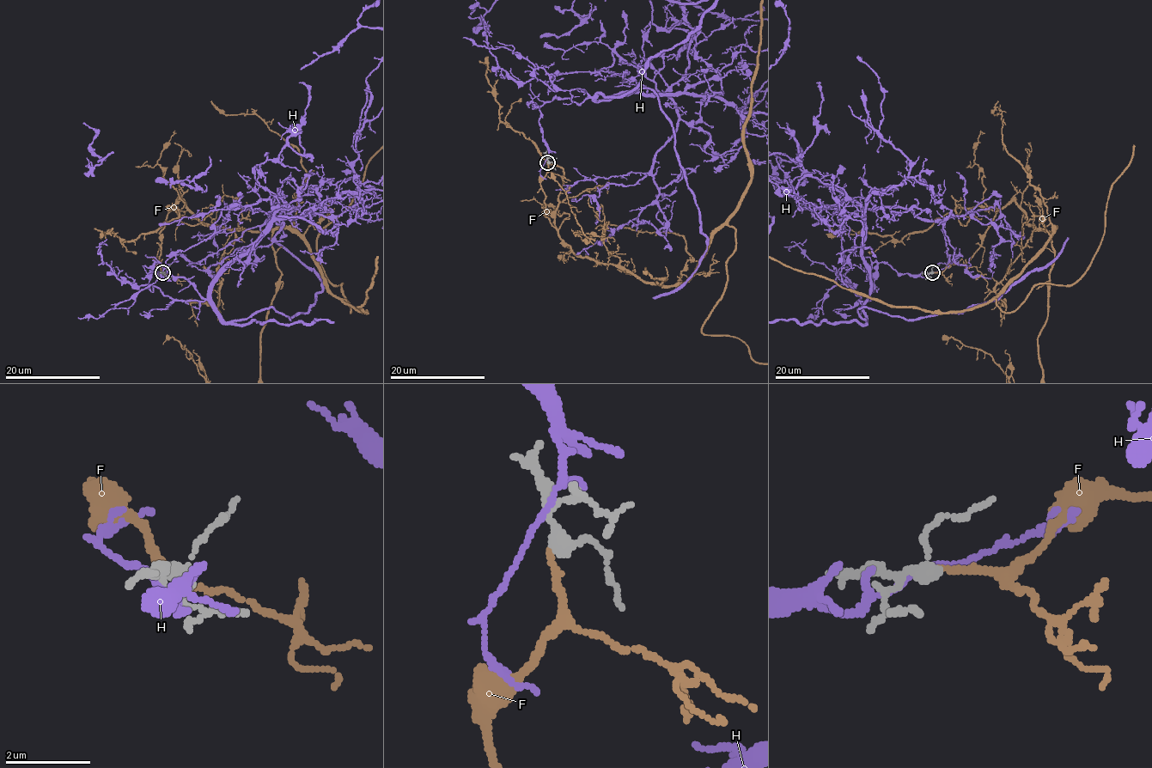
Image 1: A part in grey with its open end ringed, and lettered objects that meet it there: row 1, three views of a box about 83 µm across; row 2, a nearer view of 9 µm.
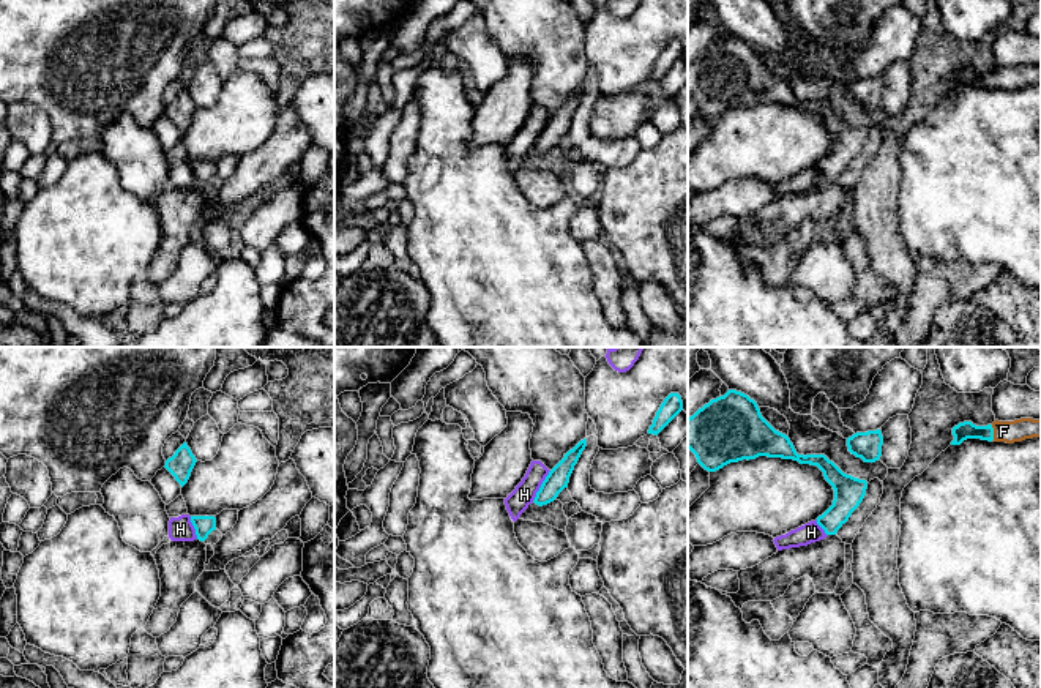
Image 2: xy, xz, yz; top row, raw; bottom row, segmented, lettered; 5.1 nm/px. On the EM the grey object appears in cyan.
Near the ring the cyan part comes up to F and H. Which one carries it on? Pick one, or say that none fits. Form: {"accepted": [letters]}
{"accepted": ["F"]}

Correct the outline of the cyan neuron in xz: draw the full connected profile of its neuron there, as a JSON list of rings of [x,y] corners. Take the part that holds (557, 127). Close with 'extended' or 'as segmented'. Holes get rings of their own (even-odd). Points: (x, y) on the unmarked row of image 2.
[[[587,85],[580,87],[573,96],[569,96],[565,104],[549,118],[533,147],[536,151],[543,153],[554,148],[558,140],[568,134],[569,123],[585,93]]]; as segmented

